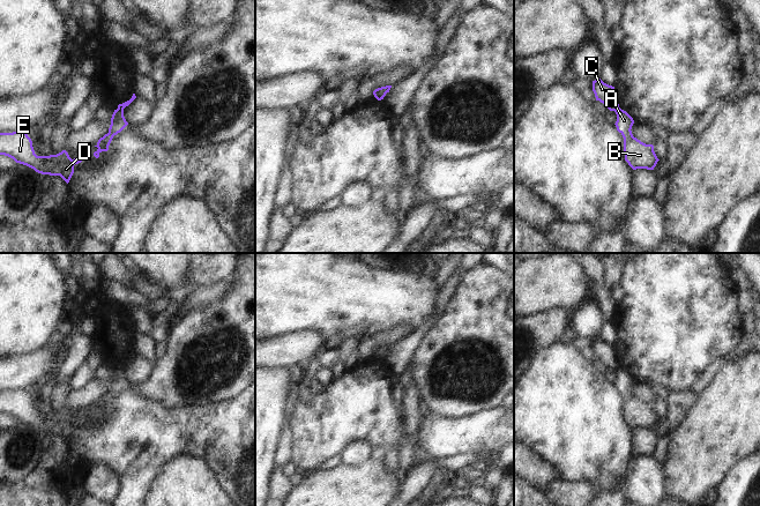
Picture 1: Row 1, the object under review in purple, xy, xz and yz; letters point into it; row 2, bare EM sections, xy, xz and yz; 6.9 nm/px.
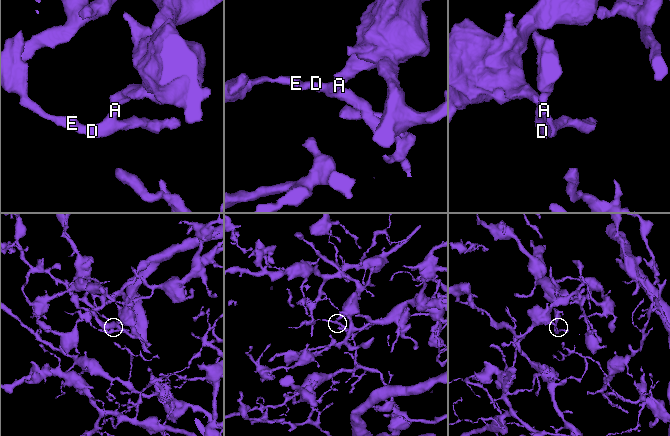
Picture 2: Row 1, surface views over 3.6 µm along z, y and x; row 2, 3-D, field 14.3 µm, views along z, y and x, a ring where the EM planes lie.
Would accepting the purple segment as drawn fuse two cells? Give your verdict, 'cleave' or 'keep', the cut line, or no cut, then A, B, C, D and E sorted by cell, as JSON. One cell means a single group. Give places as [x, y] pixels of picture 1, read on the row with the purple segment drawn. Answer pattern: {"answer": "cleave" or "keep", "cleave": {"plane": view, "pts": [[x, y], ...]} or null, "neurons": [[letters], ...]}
{"answer": "cleave", "cleave": {"plane": "xy", "pts": [[118, 106], [123, 109]]}, "neurons": [["A", "B", "D", "E"], ["C"]]}

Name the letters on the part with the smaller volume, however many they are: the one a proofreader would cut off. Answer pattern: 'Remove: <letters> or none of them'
Remove: A, B, D, E.

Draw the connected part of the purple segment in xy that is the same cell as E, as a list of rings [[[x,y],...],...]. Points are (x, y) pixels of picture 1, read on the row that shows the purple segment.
[[[21,131],[0,133],[0,155],[8,156],[38,173],[60,176],[67,184],[74,173],[74,165],[82,162],[81,157],[72,159],[66,150],[57,155],[37,156],[31,139]]]

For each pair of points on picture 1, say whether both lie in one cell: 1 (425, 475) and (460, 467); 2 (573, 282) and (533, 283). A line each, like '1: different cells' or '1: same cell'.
1: same cell
2: same cell

